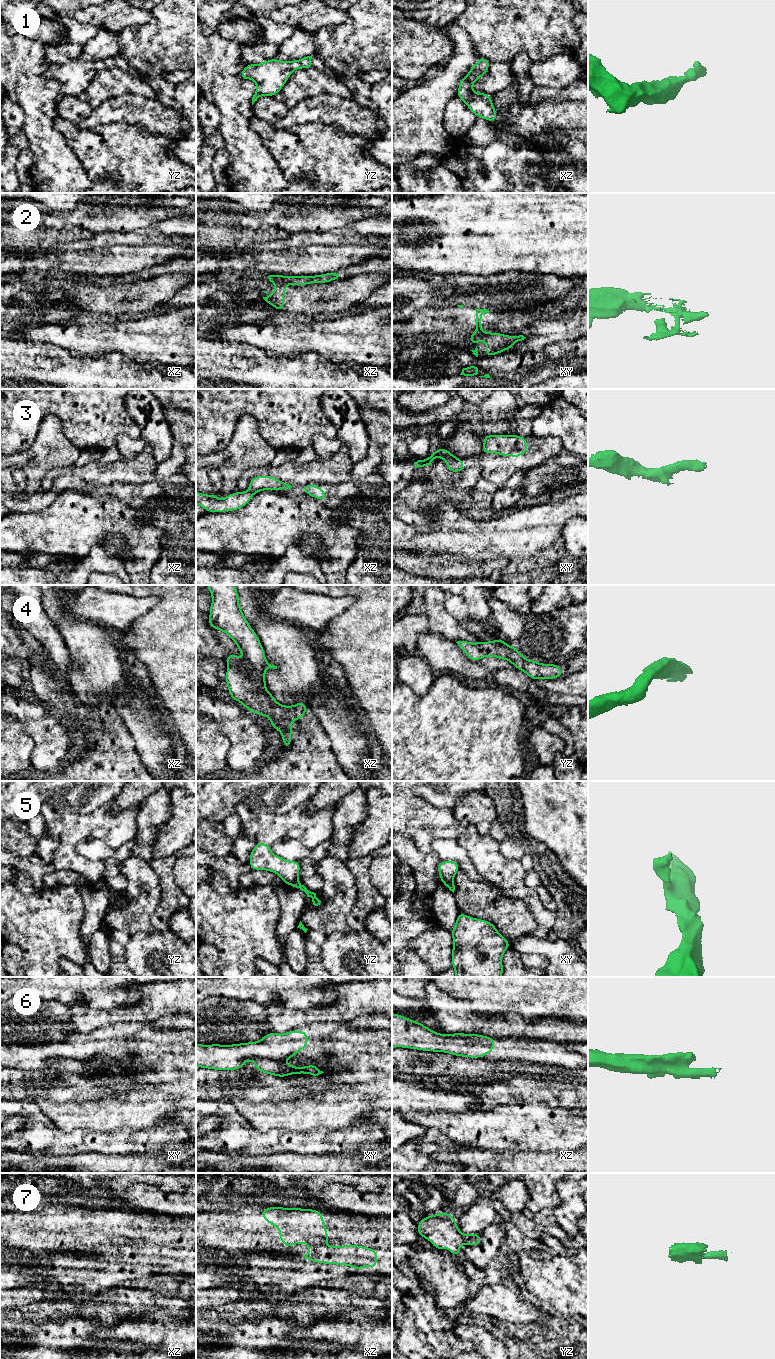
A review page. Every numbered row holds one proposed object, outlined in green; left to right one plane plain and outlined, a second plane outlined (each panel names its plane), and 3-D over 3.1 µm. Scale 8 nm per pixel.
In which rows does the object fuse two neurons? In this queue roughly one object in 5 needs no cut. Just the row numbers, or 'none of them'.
2, 5, 6

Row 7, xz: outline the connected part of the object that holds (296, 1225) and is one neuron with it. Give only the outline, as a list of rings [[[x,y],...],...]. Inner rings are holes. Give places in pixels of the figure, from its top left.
[[[266,1207],[260,1212],[260,1216],[265,1218],[266,1223],[277,1227],[280,1236],[279,1240],[284,1243],[285,1247],[291,1247],[295,1244],[309,1245],[308,1253],[303,1258],[313,1261],[314,1263],[348,1265],[359,1271],[364,1266],[377,1268],[377,1250],[360,1245],[342,1245],[342,1246],[325,1246],[329,1242],[328,1232],[323,1220],[323,1214],[320,1210],[302,1209],[302,1208],[283,1208],[283,1207]]]

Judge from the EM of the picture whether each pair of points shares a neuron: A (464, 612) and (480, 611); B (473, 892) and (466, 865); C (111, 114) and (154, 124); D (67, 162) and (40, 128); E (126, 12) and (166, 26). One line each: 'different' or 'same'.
A: different
B: different
C: same
D: same
E: different

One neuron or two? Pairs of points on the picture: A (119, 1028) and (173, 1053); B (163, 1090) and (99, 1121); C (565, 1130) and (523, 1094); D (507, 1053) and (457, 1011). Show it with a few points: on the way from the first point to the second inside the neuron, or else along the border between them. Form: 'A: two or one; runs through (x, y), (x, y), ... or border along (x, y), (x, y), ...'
A: two; border along (167, 1042), (138, 1040), (132, 1053), (122, 1049)
B: one; runs through (147, 1106), (137, 1110), (115, 1111)
C: two; border along (528, 1104), (544, 1103), (558, 1108)
D: two; border along (494, 1037), (519, 1038)

